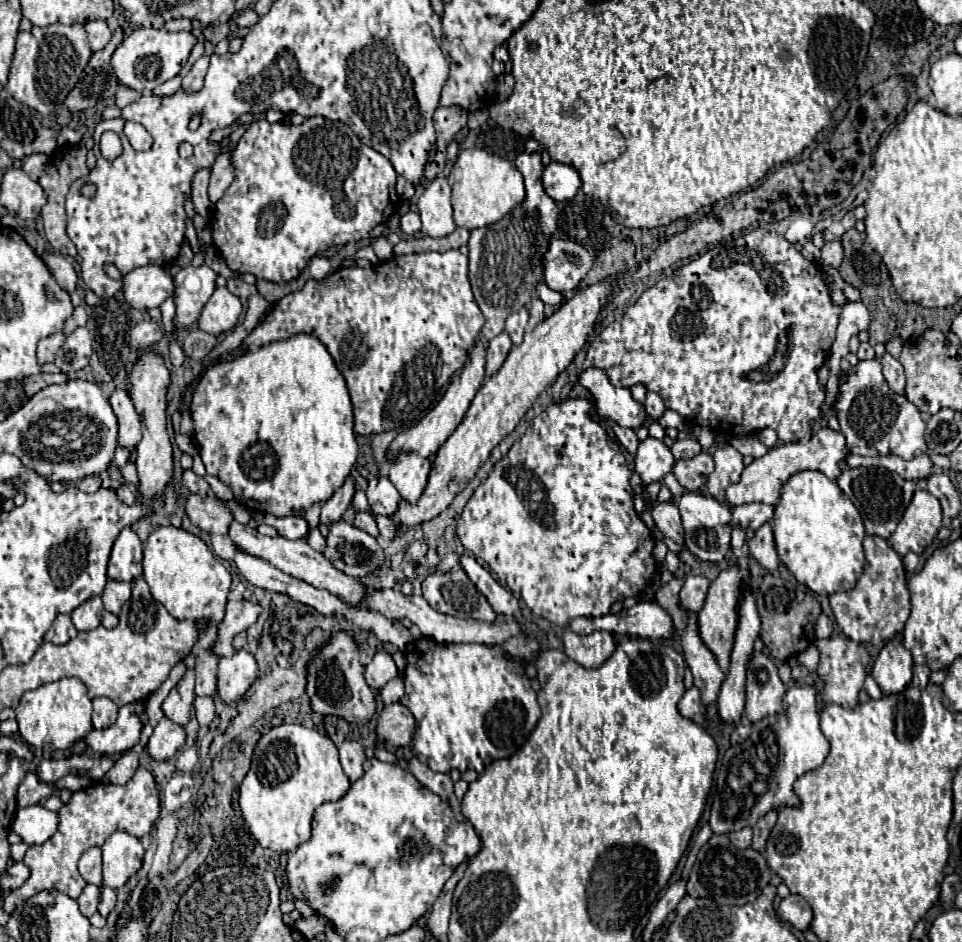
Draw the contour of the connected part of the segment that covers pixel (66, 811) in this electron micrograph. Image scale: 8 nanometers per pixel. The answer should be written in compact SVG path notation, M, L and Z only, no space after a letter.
M138 767L134 777L124 785L100 785L94 783L86 789L80 789L72 795L68 805L62 805L58 811L60 825L58 831L42 845L32 845L24 855L24 863L30 867L30 879L22 887L11 891L5 898L3 909L6 913L12 913L14 907L28 897L44 891L44 889L56 889L66 893L72 899L78 899L82 889L86 887L86 881L78 873L78 859L80 855L92 847L102 845L108 835L122 829L136 837L144 837L150 833L152 823L160 815L160 797L156 789L154 775L146 771L144 767Z

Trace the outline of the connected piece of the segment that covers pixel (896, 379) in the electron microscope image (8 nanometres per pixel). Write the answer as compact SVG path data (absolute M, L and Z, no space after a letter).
M886 353L886 355L882 357L882 365L884 365L884 379L886 379L888 387L890 387L896 395L904 395L904 389L906 389L904 367L902 367L890 353Z

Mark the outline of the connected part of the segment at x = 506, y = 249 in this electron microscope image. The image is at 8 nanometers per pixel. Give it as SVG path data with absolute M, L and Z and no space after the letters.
M520 153L516 157L516 167L524 177L526 199L510 213L510 227L506 217L490 227L470 231L470 283L474 299L486 317L482 327L482 337L486 341L494 339L504 331L504 321L510 313L520 307L530 307L530 289L542 281L542 255L548 249L548 241L556 231L558 207L542 187L542 159L540 153Z

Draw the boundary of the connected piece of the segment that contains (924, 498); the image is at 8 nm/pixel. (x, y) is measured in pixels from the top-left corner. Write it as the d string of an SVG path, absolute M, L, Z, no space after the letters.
M918 489L892 533L890 545L902 557L910 552L921 554L933 542L940 525L942 507L938 499L926 489Z

